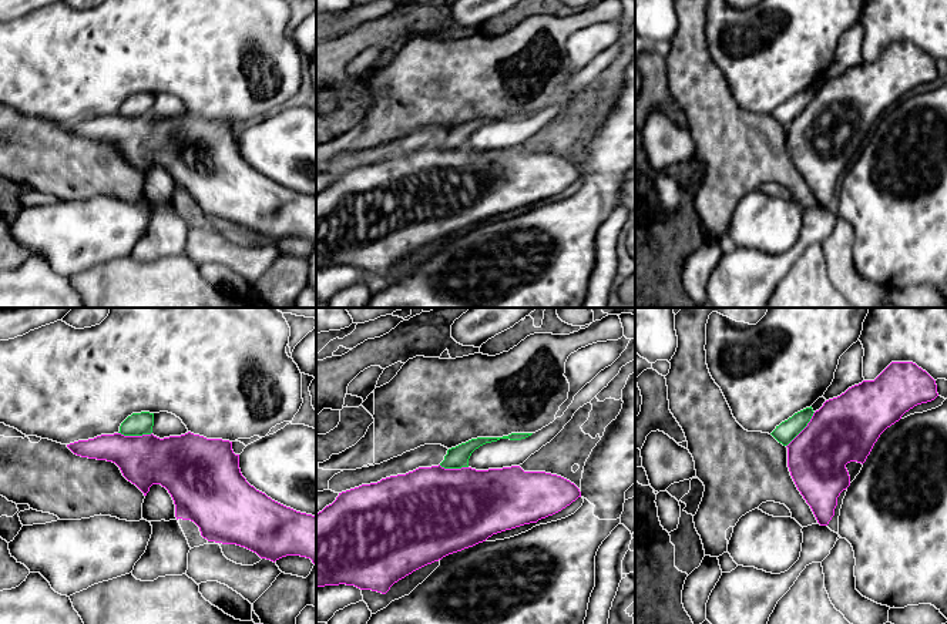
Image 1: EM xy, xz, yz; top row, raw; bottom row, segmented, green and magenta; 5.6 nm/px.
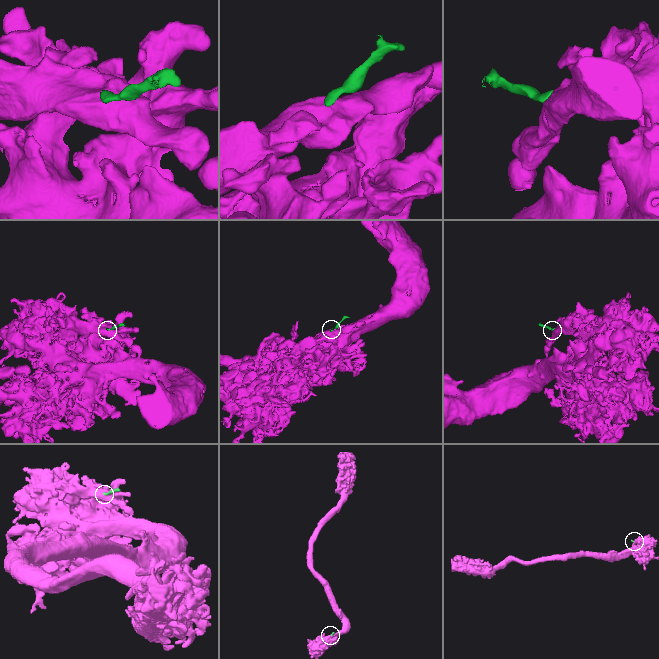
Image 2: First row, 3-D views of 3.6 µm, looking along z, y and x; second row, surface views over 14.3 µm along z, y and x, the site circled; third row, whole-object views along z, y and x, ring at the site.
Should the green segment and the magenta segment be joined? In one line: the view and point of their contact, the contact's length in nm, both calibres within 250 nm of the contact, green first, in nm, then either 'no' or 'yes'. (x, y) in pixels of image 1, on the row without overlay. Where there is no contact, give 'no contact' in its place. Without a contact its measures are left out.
meets green in yz at (803, 108); contact 260 nm long; 110 nm thick on the green side, 380 nm on the other; no

